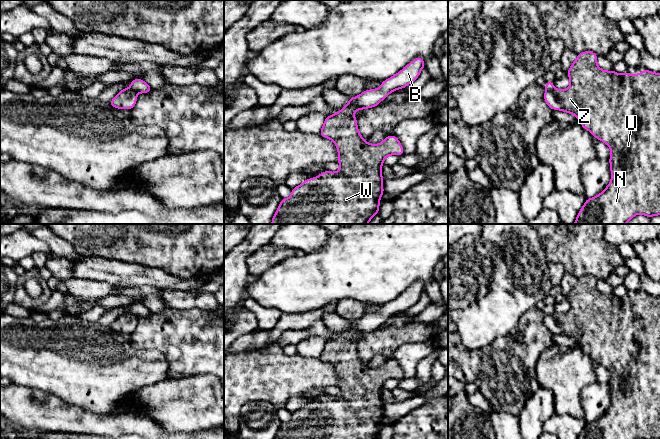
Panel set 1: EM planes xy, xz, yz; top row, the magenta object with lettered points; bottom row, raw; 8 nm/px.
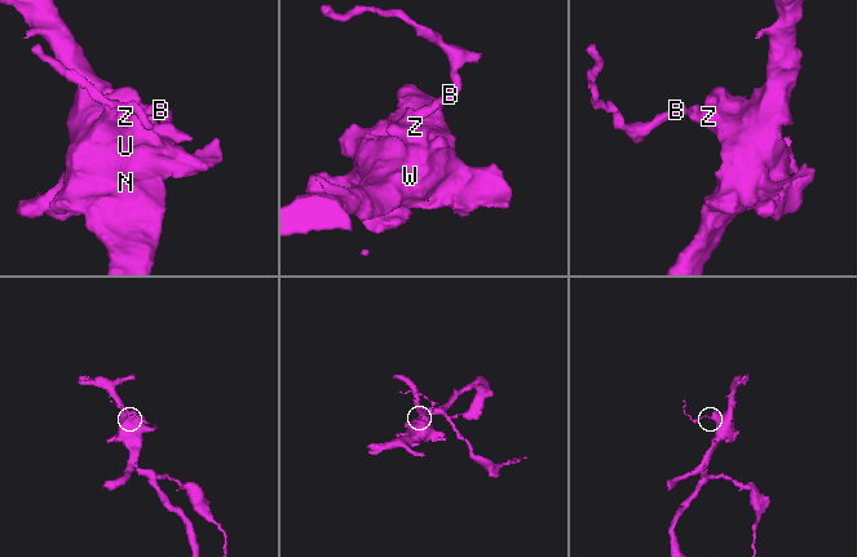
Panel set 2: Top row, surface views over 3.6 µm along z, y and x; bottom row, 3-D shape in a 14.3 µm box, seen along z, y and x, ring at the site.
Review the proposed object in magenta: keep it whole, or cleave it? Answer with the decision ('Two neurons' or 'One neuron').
Two neurons

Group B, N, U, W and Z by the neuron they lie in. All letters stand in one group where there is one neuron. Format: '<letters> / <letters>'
B / N U W Z

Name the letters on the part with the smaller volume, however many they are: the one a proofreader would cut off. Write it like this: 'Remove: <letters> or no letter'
Remove: B

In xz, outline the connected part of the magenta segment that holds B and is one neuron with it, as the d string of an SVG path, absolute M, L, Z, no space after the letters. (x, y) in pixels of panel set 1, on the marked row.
M416 57L412 62L405 66L400 72L383 81L378 89L365 90L363 93L354 97L356 106L362 109L373 108L384 100L391 92L403 89L414 82L425 67L422 57Z

